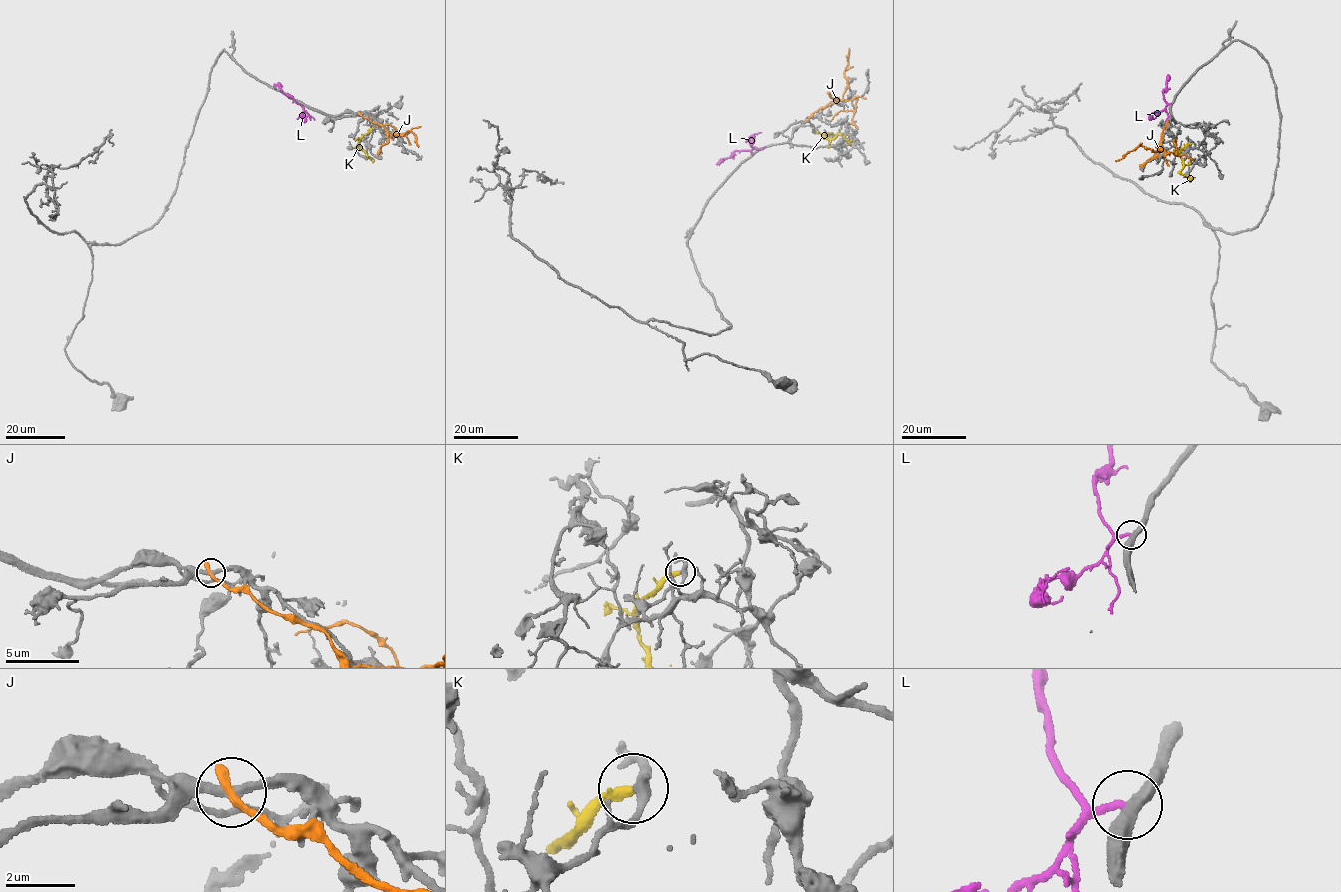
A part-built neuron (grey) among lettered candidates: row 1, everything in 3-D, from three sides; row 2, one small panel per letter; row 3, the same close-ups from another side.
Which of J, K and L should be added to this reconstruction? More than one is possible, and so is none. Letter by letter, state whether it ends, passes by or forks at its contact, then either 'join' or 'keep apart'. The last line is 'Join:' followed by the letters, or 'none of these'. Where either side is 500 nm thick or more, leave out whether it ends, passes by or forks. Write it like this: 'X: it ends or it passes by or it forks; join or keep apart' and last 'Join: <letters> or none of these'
J: it ends; keep apart
K: it ends; keep apart
L: it ends; join
Join: L

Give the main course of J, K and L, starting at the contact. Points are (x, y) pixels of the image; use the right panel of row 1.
J: (1166, 123), (1160, 150), (1155, 151), (1138, 145), (1115, 160)
K: (1189, 143), (1180, 152), (1183, 166), (1180, 172), (1191, 178), (1189, 182)
L: (1171, 103), (1166, 102), (1163, 93), (1168, 77), (1168, 81)

